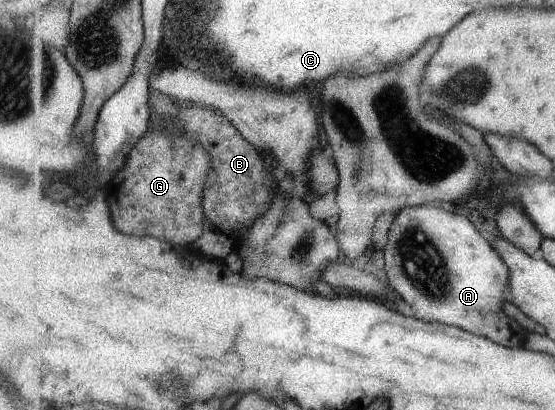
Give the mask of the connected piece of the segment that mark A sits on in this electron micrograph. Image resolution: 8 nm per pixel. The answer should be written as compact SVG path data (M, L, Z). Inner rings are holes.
M423 205L403 208L390 226L383 266L390 287L408 301L418 319L426 323L456 325L508 347L523 347L525 344L527 334L521 333L514 319L504 311L504 302L510 300L511 270L493 244L484 239L465 216Z

